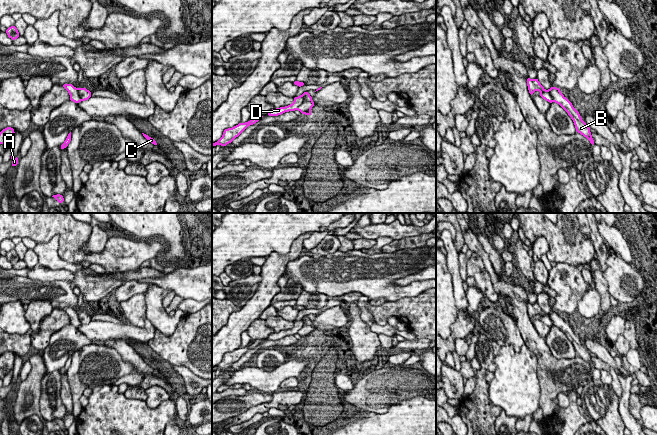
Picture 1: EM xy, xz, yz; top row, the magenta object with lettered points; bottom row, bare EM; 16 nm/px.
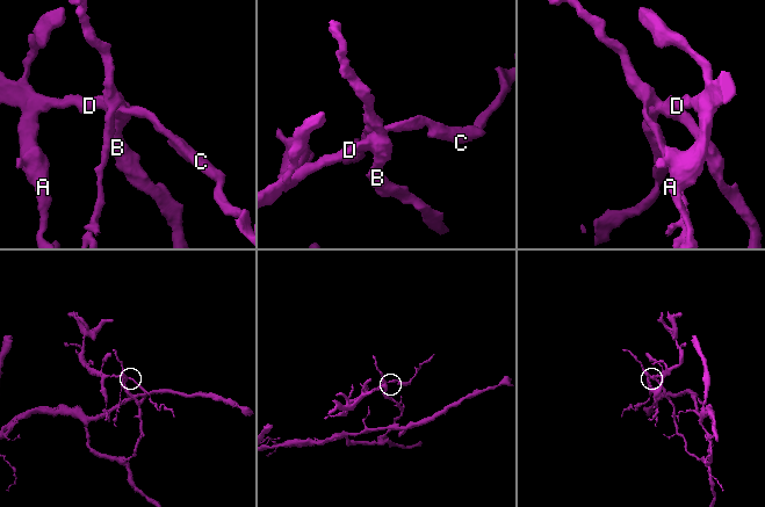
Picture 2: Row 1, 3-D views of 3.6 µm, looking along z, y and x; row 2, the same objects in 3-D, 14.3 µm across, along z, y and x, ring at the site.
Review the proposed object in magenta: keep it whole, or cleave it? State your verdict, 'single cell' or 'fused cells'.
fused cells

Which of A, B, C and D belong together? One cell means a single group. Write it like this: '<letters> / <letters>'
A C D / B

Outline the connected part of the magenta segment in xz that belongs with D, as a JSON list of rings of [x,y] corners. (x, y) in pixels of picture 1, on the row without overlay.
[[[304,317],[299,321],[294,321],[294,326],[285,331],[280,331],[277,333],[272,333],[267,340],[278,340],[288,335],[295,335],[298,333],[298,331],[304,326]]]

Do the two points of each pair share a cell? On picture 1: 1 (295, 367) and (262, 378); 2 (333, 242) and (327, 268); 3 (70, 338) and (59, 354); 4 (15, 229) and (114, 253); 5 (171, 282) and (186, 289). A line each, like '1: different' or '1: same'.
1: same
2: different
3: same
4: same
5: same

